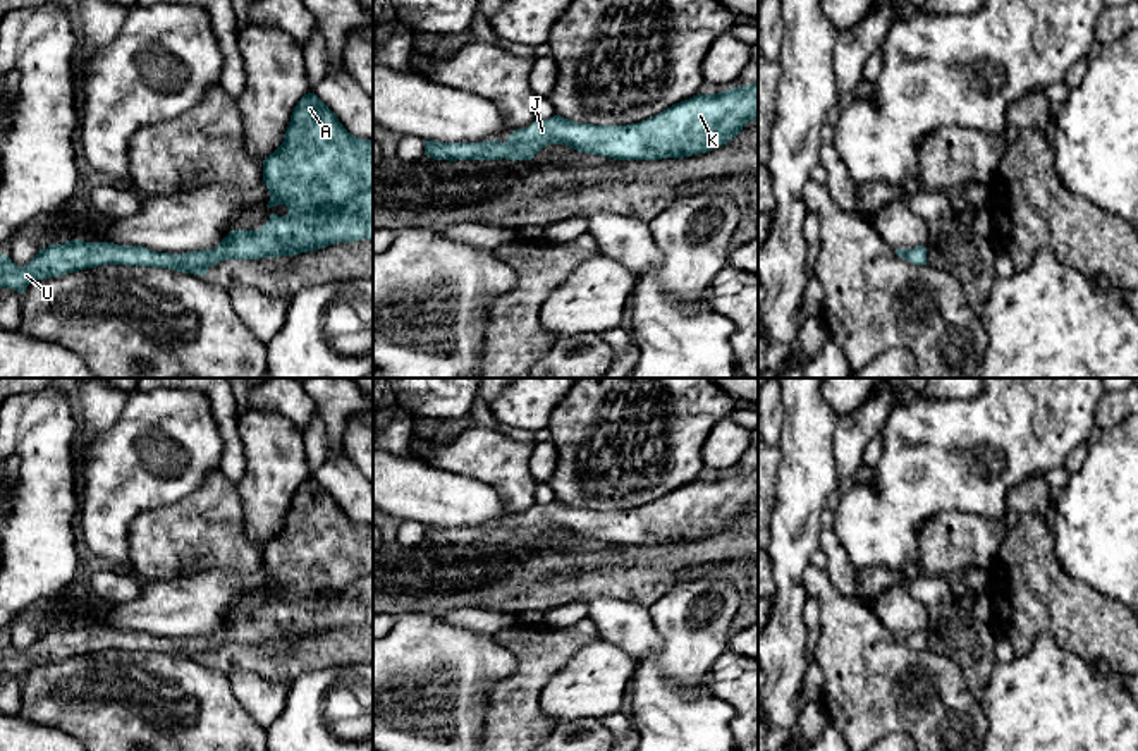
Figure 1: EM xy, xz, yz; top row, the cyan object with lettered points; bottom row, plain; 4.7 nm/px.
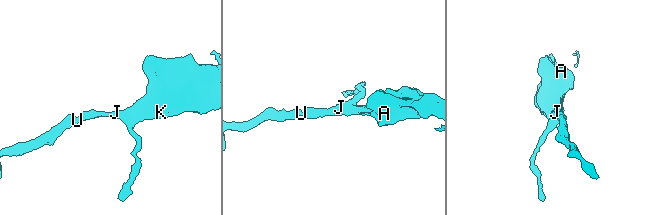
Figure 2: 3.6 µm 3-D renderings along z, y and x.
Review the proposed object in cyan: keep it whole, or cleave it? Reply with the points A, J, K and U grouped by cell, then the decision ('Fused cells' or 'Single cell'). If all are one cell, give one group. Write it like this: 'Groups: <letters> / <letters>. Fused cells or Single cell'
Groups: A J K U. Single cell

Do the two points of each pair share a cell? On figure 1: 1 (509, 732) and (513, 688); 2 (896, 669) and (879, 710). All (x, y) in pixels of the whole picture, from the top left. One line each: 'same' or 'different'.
1: same
2: same

